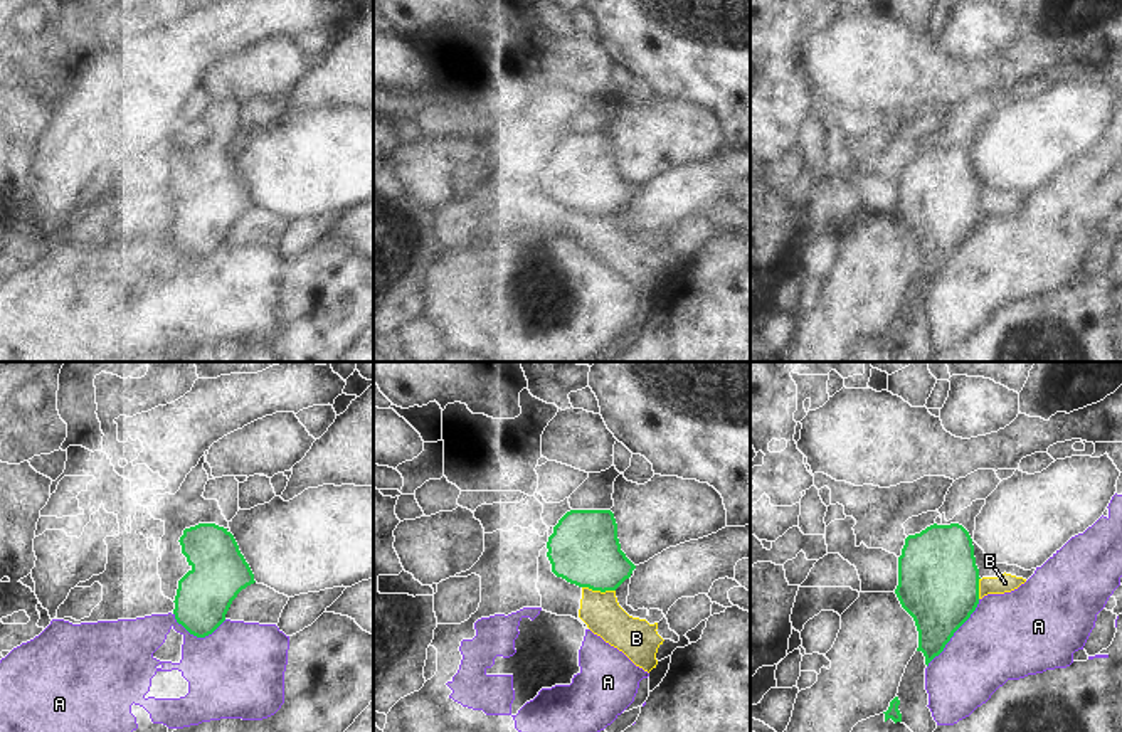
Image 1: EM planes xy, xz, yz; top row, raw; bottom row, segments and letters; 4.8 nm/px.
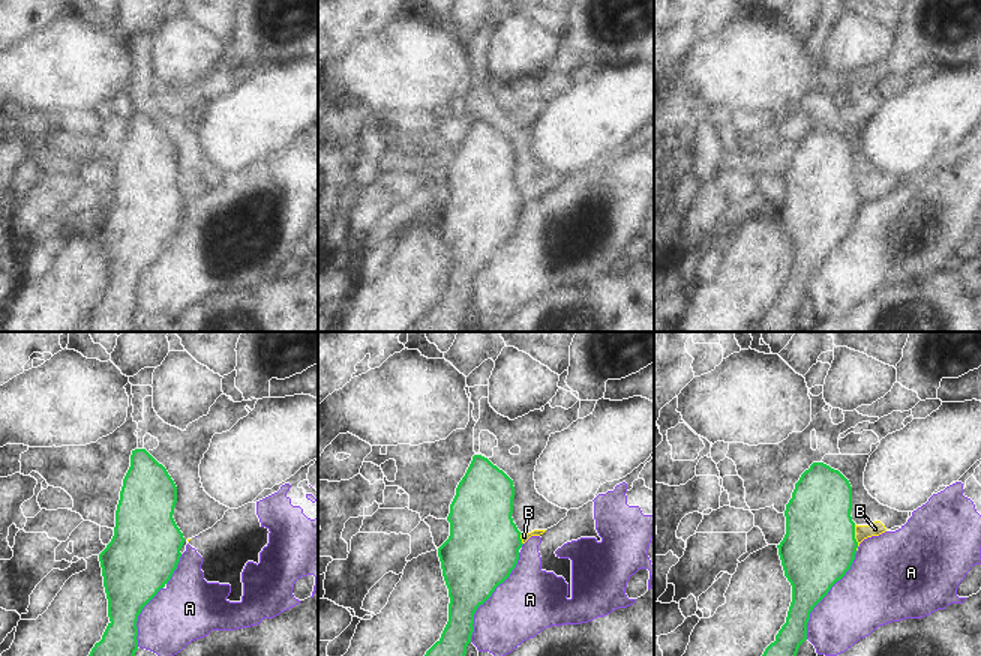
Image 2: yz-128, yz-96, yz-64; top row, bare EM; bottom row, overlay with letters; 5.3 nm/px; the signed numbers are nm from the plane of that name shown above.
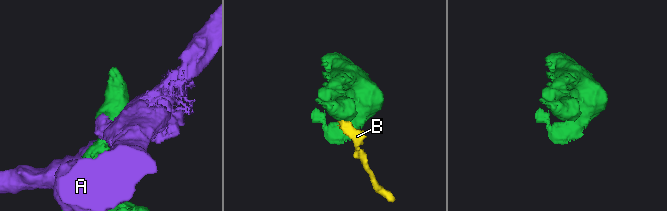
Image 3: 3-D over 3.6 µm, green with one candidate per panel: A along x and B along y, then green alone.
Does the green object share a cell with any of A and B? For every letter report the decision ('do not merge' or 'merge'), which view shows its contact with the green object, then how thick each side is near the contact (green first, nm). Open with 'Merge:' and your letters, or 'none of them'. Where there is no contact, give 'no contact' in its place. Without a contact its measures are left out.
Merge: none of them
A: do not merge; meets green in yz; 380 nm thick on the green side, 400 nm on the other
B: do not merge; meets green in xz; 340 nm thick on the green side, 190 nm on the other

